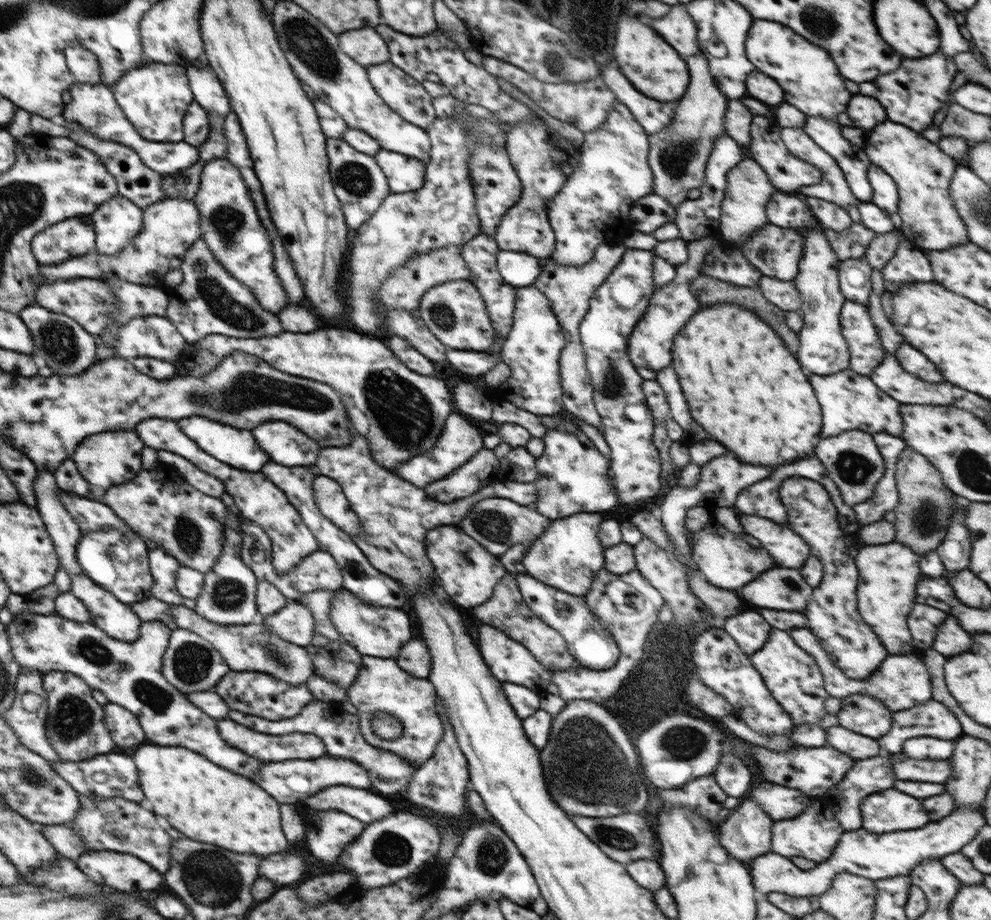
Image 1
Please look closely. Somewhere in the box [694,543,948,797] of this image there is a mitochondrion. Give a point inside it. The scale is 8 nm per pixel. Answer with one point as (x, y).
(794, 590)

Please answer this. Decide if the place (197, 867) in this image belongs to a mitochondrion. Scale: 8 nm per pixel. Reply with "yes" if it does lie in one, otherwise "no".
yes

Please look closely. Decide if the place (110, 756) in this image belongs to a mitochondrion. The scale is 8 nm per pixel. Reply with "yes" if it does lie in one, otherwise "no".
no

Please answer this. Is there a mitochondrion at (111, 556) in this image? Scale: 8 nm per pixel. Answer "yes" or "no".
yes

